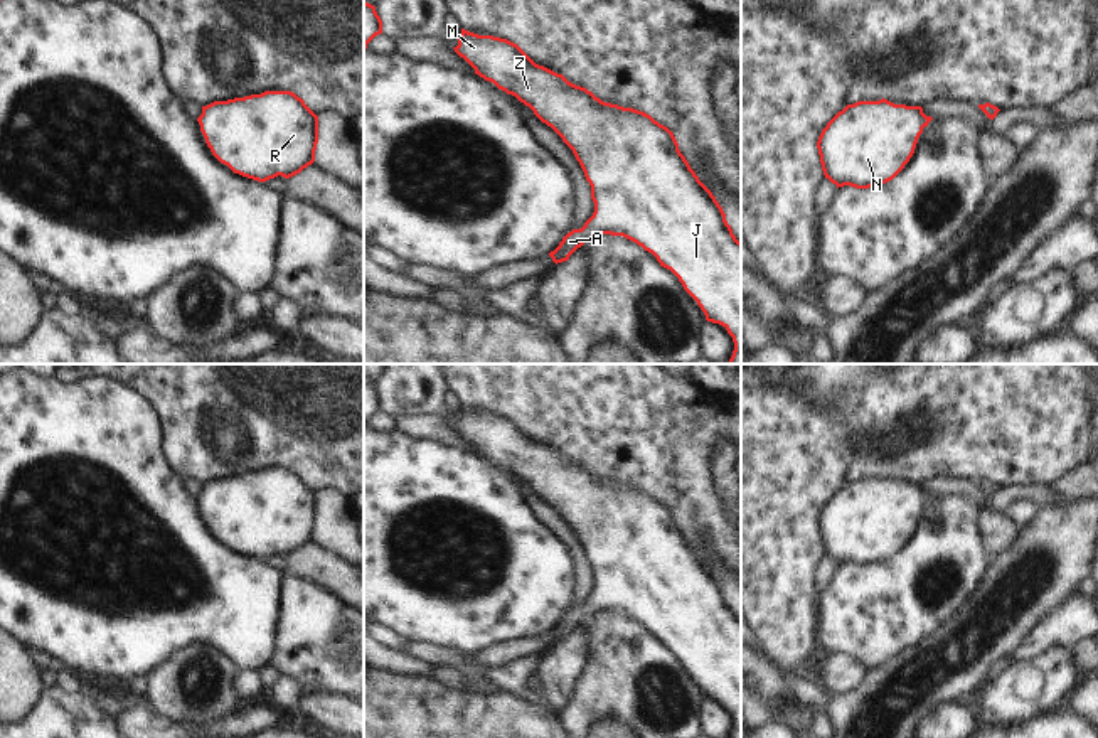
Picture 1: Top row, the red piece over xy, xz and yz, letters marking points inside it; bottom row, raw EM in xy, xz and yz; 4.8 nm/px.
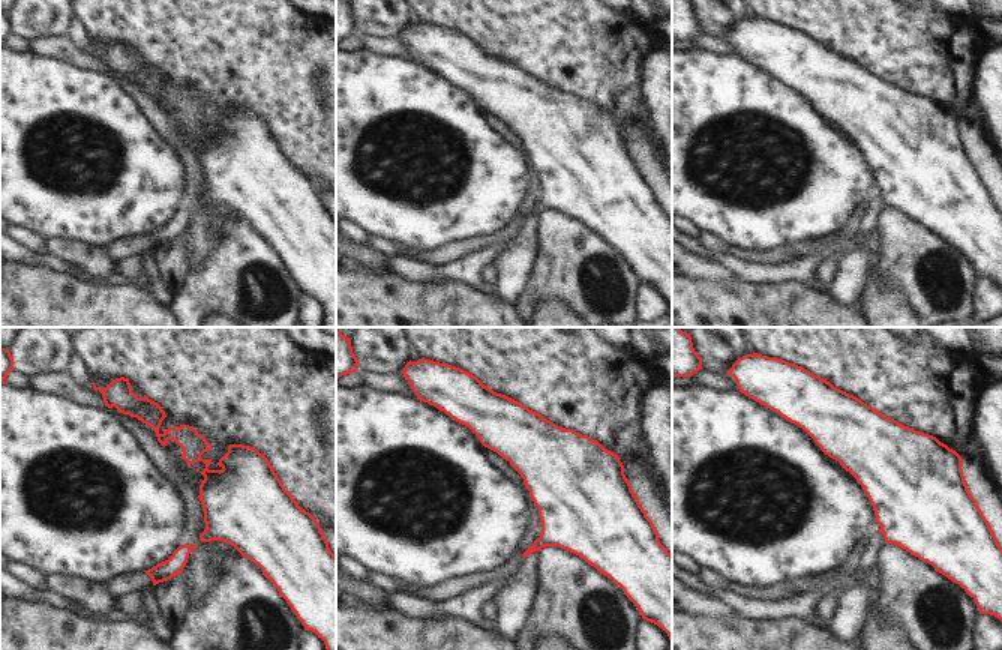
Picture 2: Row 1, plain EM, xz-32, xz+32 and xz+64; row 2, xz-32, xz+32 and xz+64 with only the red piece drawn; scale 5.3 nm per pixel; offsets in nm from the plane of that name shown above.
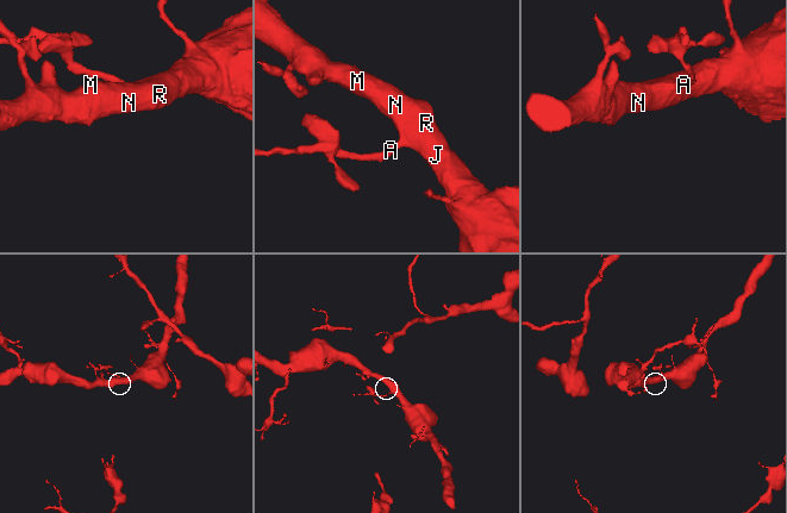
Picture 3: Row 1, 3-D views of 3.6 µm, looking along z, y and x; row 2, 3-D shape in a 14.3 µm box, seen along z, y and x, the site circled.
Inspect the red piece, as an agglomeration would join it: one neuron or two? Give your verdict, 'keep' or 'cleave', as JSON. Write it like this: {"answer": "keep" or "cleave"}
{"answer": "keep"}

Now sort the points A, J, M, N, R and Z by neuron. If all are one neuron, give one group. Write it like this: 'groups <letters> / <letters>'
groups A J M N R Z

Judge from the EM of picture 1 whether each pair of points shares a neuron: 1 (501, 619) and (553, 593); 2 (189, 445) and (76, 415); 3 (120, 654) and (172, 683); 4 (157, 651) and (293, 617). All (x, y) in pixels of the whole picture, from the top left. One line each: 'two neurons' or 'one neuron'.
1: one neuron
2: two neurons
3: two neurons
4: two neurons

